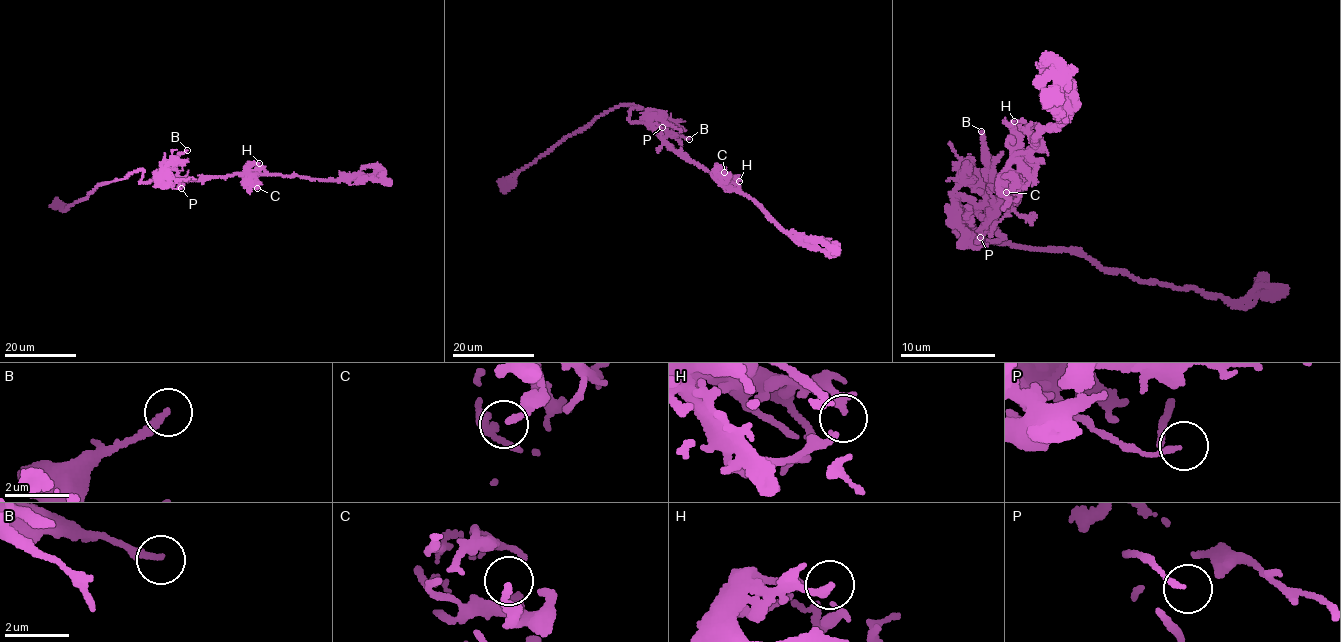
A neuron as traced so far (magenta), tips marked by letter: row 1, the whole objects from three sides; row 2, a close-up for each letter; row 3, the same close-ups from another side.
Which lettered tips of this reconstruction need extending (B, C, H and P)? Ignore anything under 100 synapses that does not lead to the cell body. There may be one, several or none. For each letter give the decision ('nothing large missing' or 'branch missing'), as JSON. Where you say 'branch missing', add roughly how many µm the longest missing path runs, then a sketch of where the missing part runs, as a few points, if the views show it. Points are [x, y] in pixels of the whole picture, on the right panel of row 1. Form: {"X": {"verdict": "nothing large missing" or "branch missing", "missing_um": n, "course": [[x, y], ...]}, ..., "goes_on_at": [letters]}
{"B": {"verdict": "nothing large missing"}, "C": {"verdict": "nothing large missing"}, "H": {"verdict": "nothing large missing"}, "P": {"verdict": "nothing large missing"}, "goes_on_at": []}

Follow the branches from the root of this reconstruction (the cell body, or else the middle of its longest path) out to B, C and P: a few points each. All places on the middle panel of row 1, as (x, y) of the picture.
B: (669, 146), (663, 139), (667, 133), (689, 139)
C: (669, 146), (706, 170), (724, 173), (725, 177), (724, 172)
P: (669, 146), (652, 126), (656, 123), (662, 127)

